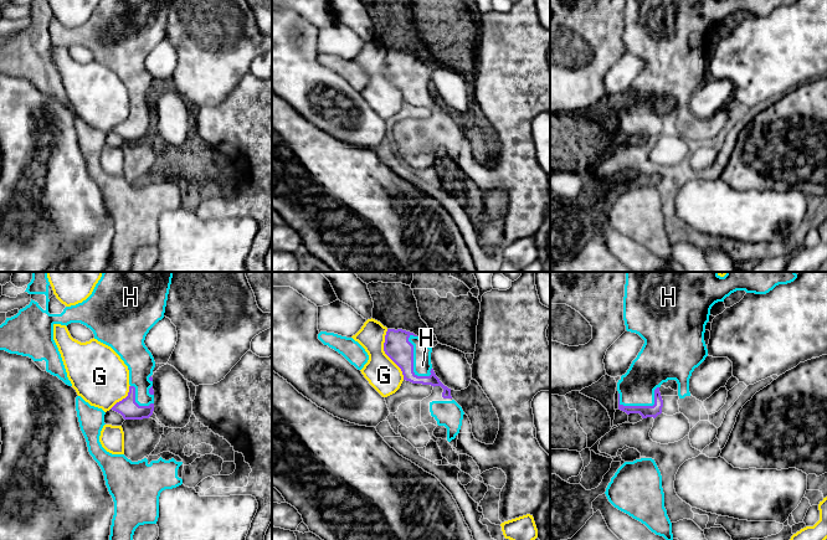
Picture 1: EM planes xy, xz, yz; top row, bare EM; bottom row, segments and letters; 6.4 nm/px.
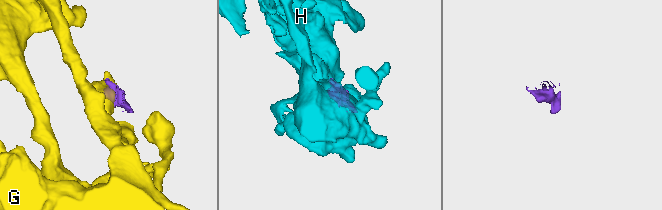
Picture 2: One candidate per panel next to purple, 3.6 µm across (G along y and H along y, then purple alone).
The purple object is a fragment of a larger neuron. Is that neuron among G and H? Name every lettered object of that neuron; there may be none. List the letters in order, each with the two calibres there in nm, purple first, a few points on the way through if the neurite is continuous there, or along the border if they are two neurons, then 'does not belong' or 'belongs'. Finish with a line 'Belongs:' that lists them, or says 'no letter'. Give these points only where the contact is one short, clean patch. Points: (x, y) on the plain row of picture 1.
G: calibres 170 and 220 nm; border xz (386, 51), (384, 75), (400, 91), (404, 101); does not belong
H: calibres 170 and 120 nm; belongs
Belongs: H

